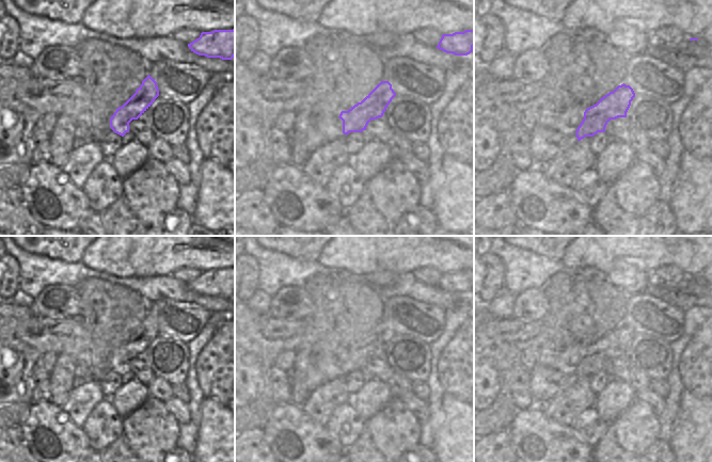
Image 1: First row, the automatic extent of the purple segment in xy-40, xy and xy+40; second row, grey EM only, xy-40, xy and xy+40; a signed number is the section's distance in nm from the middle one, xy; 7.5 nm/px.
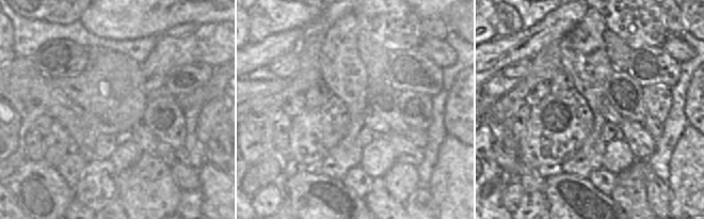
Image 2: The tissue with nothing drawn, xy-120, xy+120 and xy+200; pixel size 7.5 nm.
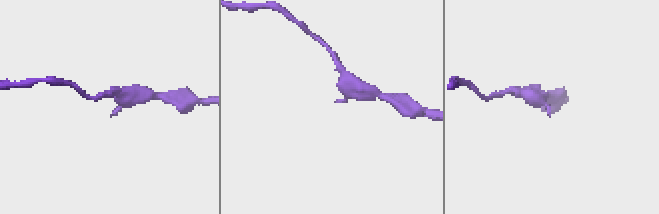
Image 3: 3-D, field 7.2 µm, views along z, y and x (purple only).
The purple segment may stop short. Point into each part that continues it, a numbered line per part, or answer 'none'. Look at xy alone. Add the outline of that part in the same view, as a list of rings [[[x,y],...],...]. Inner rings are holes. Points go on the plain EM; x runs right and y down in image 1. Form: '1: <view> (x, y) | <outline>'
none

